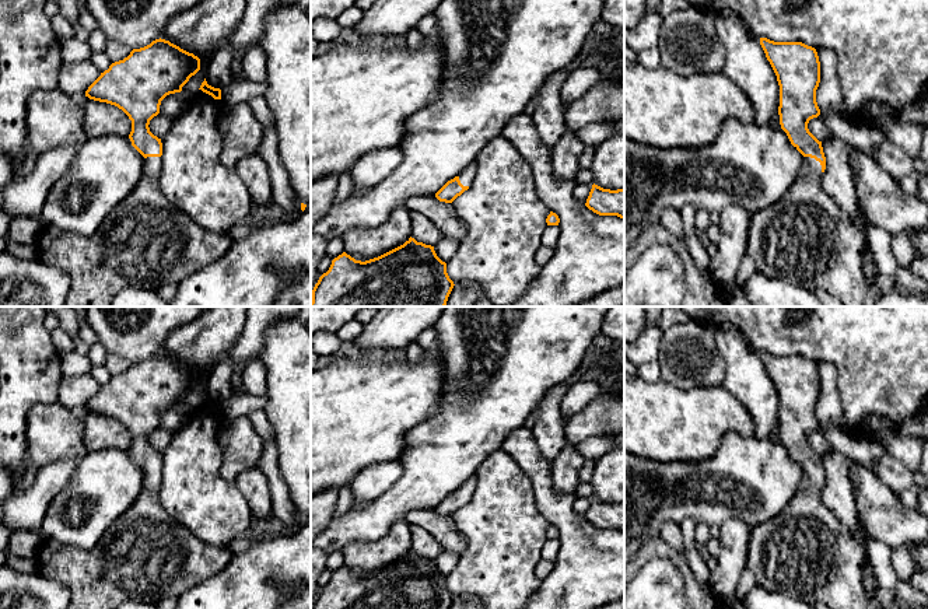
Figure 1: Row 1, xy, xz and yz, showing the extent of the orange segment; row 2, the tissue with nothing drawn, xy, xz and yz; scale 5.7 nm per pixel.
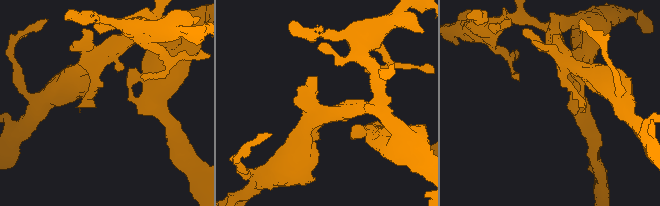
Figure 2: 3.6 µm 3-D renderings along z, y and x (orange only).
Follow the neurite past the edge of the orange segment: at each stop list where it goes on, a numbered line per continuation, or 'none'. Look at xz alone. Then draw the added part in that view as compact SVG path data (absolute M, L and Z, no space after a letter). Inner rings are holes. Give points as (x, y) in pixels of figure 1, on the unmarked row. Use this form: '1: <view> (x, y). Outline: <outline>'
1: xz (468, 487). Outline: M472 476L469 480L466 480L462 487L459 489L459 494L463 500L470 500L474 489L476 489L476 476Z

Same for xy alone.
1: xy (144, 550). Outline: M147 470L143 489L136 501L105 531L92 549L78 550L48 539L43 539L38 546L34 557L36 571L69 588L69 609L116 609L136 594L158 594L164 598L178 598L206 578L223 571L231 561L234 554L228 547L203 543L162 508L160 501L161 483L161 470Z

